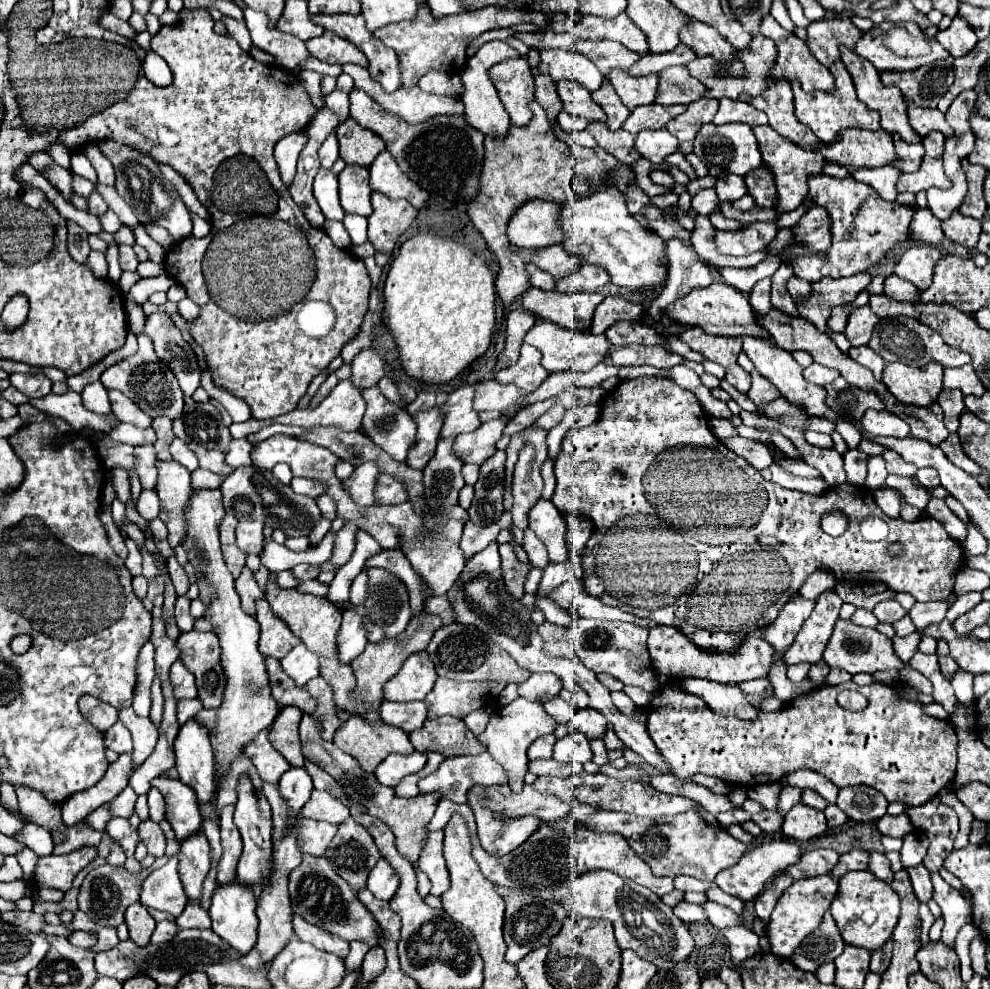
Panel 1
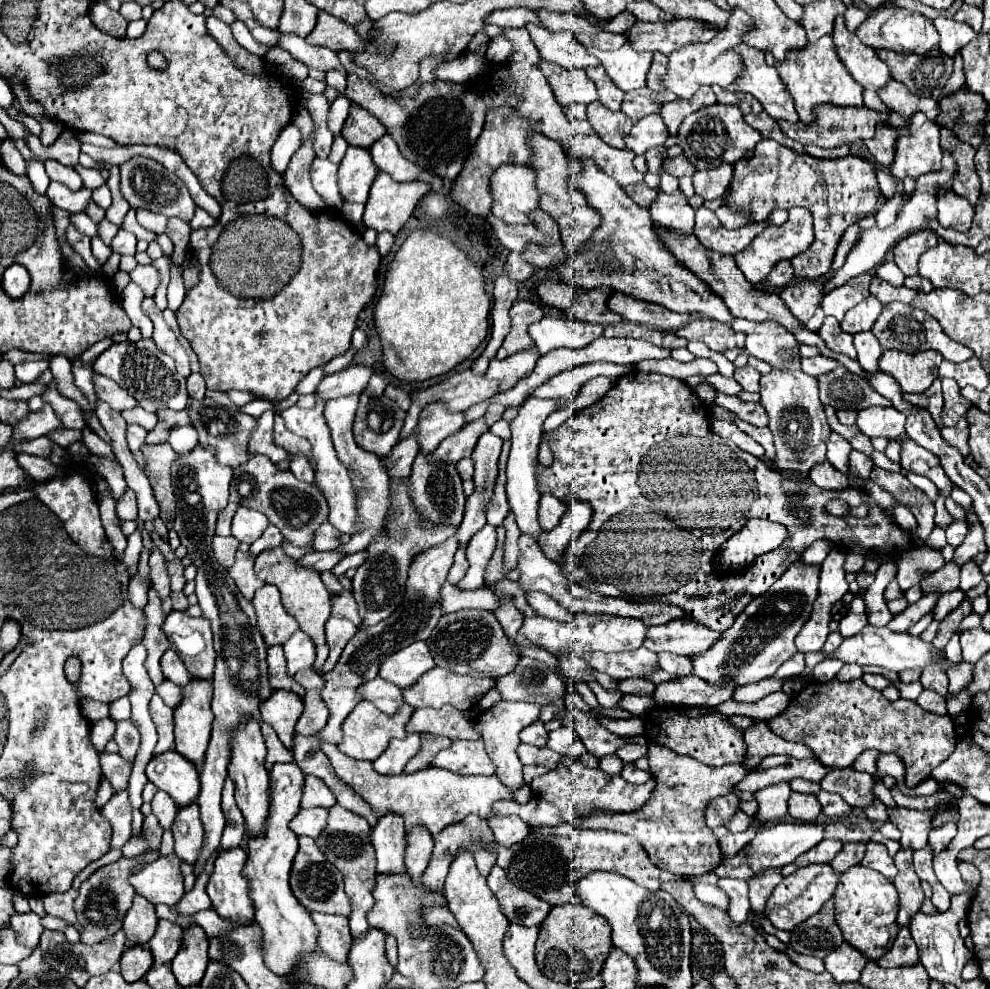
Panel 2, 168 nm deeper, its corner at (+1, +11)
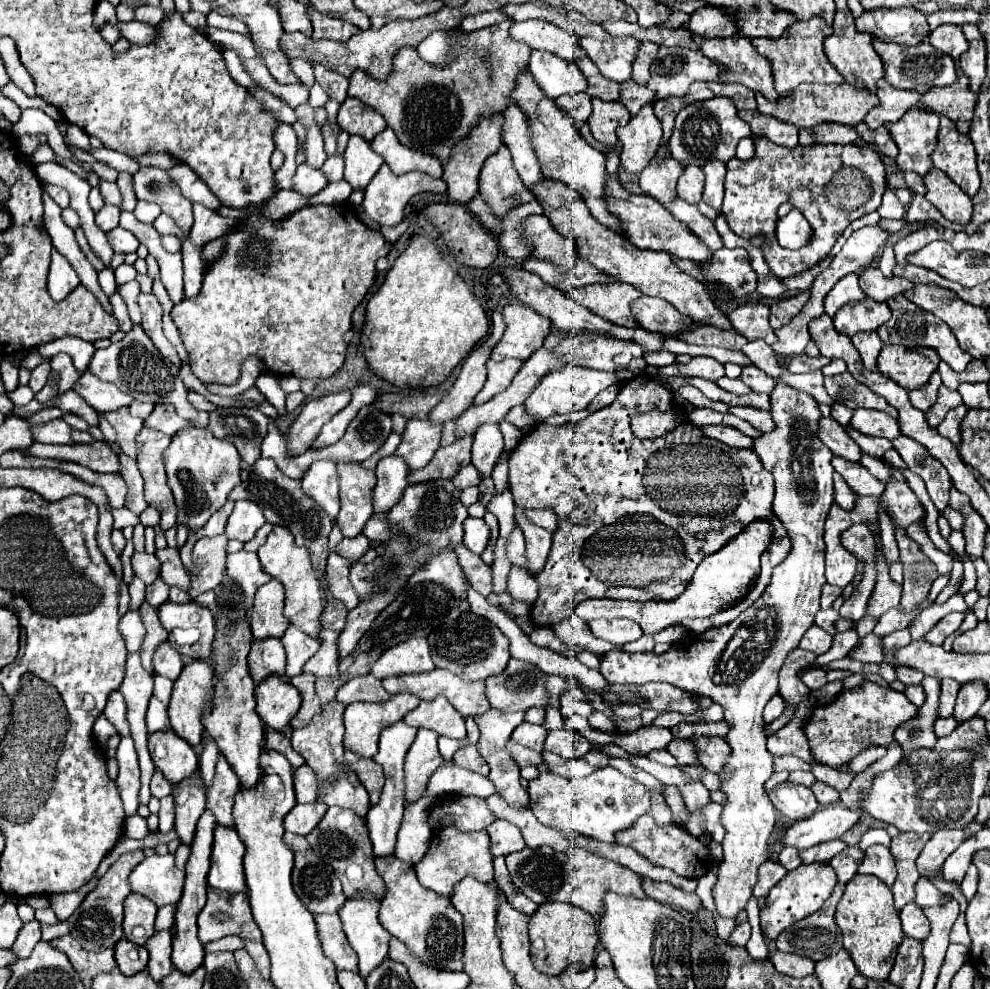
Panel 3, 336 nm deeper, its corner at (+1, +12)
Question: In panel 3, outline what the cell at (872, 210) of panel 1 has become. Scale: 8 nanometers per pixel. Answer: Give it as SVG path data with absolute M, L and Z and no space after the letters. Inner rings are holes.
M765 137L755 139L755 155L747 161L741 161L733 157L733 161L727 161L727 175L725 175L725 203L723 203L723 215L735 231L735 235L743 239L751 237L765 237L767 245L763 247L765 261L769 269L777 277L791 277L797 275L815 263L819 263L835 245L835 241L841 235L841 217L853 221L865 213L875 211L881 205L881 197L887 189L885 181L885 165L879 157L869 147L859 147L859 145L811 145L811 147L781 147L773 145L773 141L765 141ZM841 167L857 167L859 171L865 173L869 183L873 185L873 197L865 203L865 207L845 213L841 209L831 209L827 213L827 197L825 197L825 185L833 179L833 175ZM781 203L791 203L795 209L799 209L809 223L813 225L815 239L797 249L797 251L787 251L781 249L779 243L775 241L775 209Z

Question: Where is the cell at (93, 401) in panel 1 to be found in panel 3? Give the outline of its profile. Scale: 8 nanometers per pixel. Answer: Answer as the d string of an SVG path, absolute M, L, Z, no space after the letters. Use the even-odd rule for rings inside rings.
M147 507L141 515L139 515L139 523L143 527L155 527L159 523L159 513L155 507Z

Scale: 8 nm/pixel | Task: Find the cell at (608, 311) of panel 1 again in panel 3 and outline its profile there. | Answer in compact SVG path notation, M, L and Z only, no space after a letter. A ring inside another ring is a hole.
M641 297L641 301L633 303L633 315L647 331L657 331L663 335L675 335L693 325L689 317L677 313L673 305L661 301L657 297Z

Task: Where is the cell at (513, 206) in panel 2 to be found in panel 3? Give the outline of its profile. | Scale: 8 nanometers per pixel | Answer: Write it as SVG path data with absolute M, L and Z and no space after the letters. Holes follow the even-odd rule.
M501 145L493 157L485 159L479 175L479 195L497 217L503 217L511 207L535 199L535 195L525 189L523 181L519 179L511 153L505 145Z

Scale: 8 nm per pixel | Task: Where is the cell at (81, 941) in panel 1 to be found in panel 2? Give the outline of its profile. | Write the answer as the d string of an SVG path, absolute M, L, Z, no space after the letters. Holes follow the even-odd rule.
M25 912L25 914L13 914L9 920L11 928L17 932L19 940L27 946L37 946L39 944L39 936L43 932L41 926L41 916L37 916L35 912Z

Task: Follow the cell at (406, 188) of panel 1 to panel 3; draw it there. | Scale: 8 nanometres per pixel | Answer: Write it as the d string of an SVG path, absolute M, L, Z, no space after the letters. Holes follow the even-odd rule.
M389 127L371 141L371 147L377 155L385 159L385 163L395 175L403 175L409 171L423 171L435 179L443 175L443 167L441 161L437 161L437 157L429 157L427 153L401 145L397 135Z

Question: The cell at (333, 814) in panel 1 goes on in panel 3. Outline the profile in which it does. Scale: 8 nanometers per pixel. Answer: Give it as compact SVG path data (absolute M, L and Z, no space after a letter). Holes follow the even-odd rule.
M301 765L293 771L293 783L295 783L295 795L297 803L313 803L317 801L317 777L309 769L309 765Z

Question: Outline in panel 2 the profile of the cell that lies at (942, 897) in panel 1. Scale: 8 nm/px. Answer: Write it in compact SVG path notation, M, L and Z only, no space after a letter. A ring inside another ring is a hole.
M949 822L941 828L933 828L929 832L929 846L933 848L933 856L937 856L953 840L955 834L957 834L957 824L955 822Z

